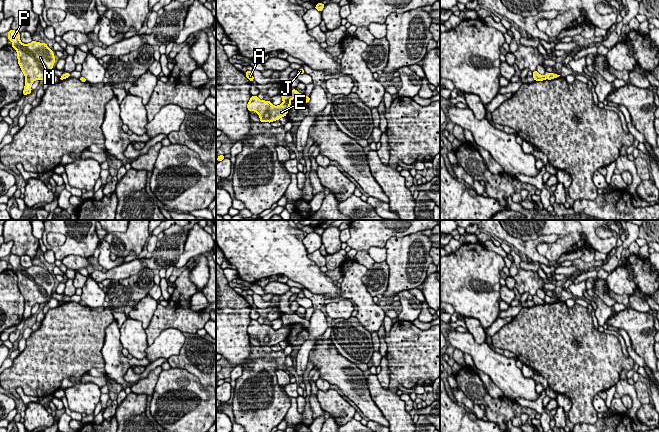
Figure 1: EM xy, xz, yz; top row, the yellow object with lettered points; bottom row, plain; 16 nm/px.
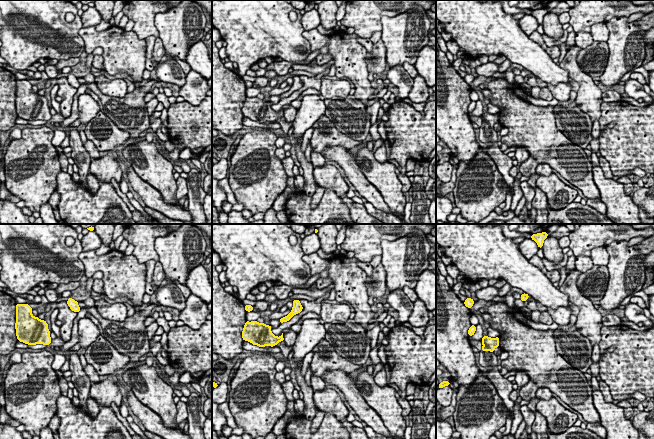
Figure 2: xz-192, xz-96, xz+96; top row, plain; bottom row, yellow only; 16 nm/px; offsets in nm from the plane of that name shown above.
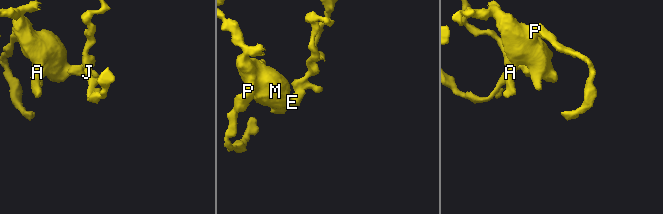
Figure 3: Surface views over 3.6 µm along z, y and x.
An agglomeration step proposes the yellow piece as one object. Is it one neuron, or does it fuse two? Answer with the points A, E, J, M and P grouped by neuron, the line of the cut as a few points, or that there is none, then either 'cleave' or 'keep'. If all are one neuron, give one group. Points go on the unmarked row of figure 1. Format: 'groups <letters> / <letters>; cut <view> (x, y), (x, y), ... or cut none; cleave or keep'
groups A E M P / J; cut xz (289, 324), (283, 326); cleave

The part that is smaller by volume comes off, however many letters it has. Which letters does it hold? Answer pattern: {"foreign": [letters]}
{"foreign": ["A", "E", "M", "P"]}

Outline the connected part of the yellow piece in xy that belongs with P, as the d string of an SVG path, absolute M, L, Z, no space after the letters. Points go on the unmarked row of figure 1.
M12 253L8 256L8 264L12 265L12 271L17 275L18 288L25 300L23 319L30 318L35 304L46 304L51 299L55 287L53 274L46 267L36 265L23 268L20 257Z

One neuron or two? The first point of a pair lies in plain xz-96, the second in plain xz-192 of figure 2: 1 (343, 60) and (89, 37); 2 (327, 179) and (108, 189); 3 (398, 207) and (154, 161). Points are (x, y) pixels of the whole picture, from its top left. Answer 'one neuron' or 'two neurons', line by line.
1: one neuron
2: two neurons
3: one neuron

